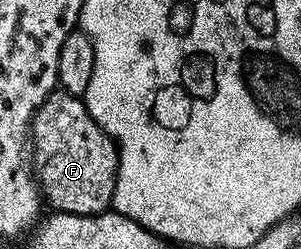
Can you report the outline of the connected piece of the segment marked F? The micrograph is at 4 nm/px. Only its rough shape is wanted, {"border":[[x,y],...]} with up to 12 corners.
{"border":[[57,89],[30,147],[56,211],[112,207],[118,144]]}

